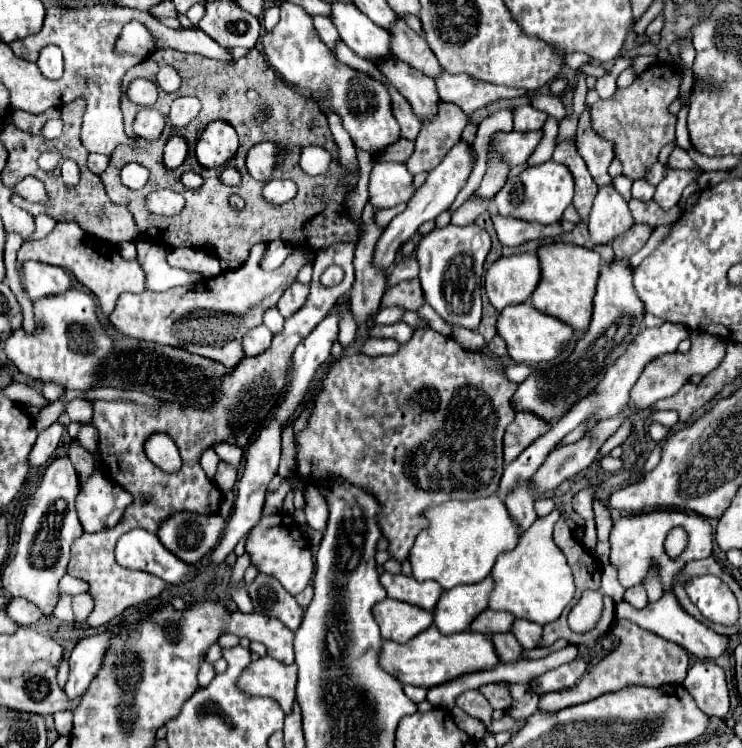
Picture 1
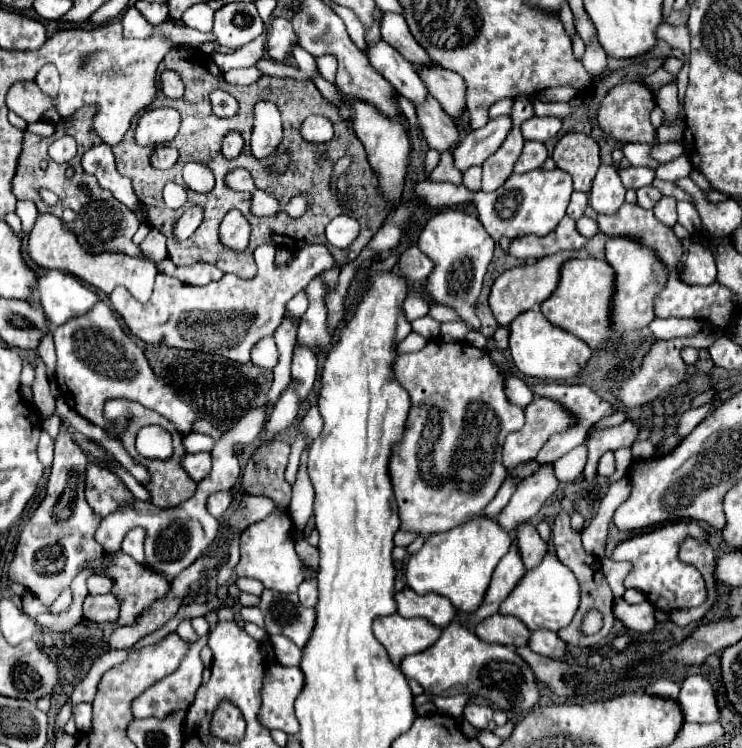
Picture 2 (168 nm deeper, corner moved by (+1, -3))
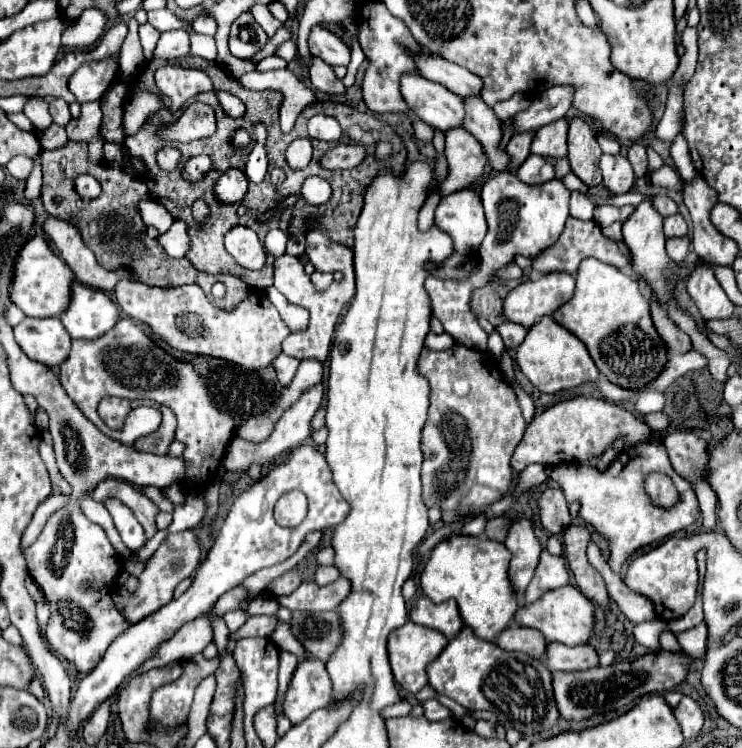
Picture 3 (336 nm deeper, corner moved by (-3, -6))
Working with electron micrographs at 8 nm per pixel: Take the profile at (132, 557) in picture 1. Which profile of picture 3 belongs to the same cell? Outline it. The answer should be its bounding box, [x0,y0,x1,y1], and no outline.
[103,498,145,550]

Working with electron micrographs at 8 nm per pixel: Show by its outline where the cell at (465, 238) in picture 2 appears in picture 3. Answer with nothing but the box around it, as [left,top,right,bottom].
[435,188,487,252]

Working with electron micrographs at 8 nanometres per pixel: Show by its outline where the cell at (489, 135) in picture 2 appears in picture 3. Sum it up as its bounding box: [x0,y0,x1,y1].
[513,86,575,132]

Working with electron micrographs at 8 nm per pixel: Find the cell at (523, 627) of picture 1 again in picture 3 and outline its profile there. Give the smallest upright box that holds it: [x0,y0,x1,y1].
[547,644,599,672]

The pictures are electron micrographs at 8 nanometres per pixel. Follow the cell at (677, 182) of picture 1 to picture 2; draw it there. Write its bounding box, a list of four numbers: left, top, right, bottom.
[653,197,677,227]

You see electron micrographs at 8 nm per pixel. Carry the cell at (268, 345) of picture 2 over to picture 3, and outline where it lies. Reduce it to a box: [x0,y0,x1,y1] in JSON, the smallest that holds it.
[273,354,299,386]

